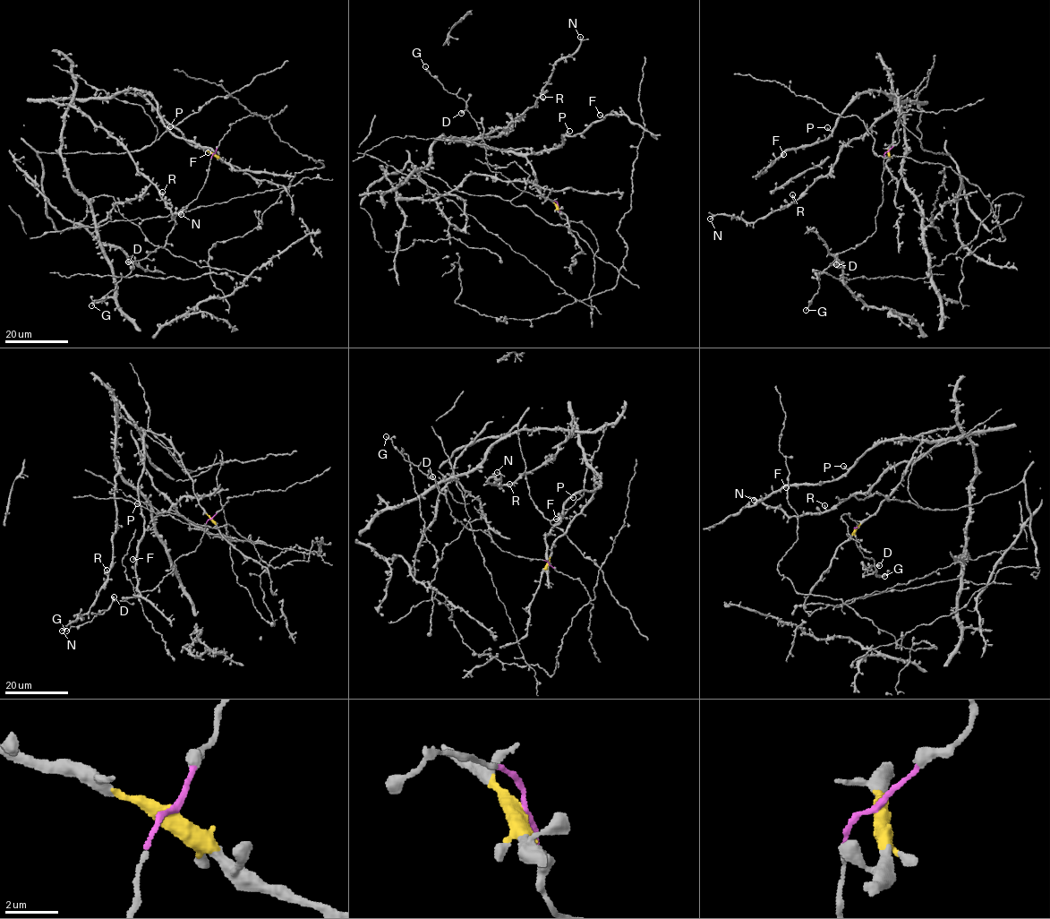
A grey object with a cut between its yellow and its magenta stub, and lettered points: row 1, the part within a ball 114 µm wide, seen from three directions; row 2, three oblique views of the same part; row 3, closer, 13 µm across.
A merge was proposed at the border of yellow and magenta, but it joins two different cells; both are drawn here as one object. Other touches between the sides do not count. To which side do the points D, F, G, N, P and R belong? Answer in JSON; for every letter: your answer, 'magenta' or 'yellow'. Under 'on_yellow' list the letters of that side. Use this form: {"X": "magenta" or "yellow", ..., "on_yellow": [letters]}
{"D": "magenta", "F": "yellow", "G": "magenta", "N": "yellow", "P": "yellow", "R": "yellow", "on_yellow": ["F", "N", "P", "R"]}

